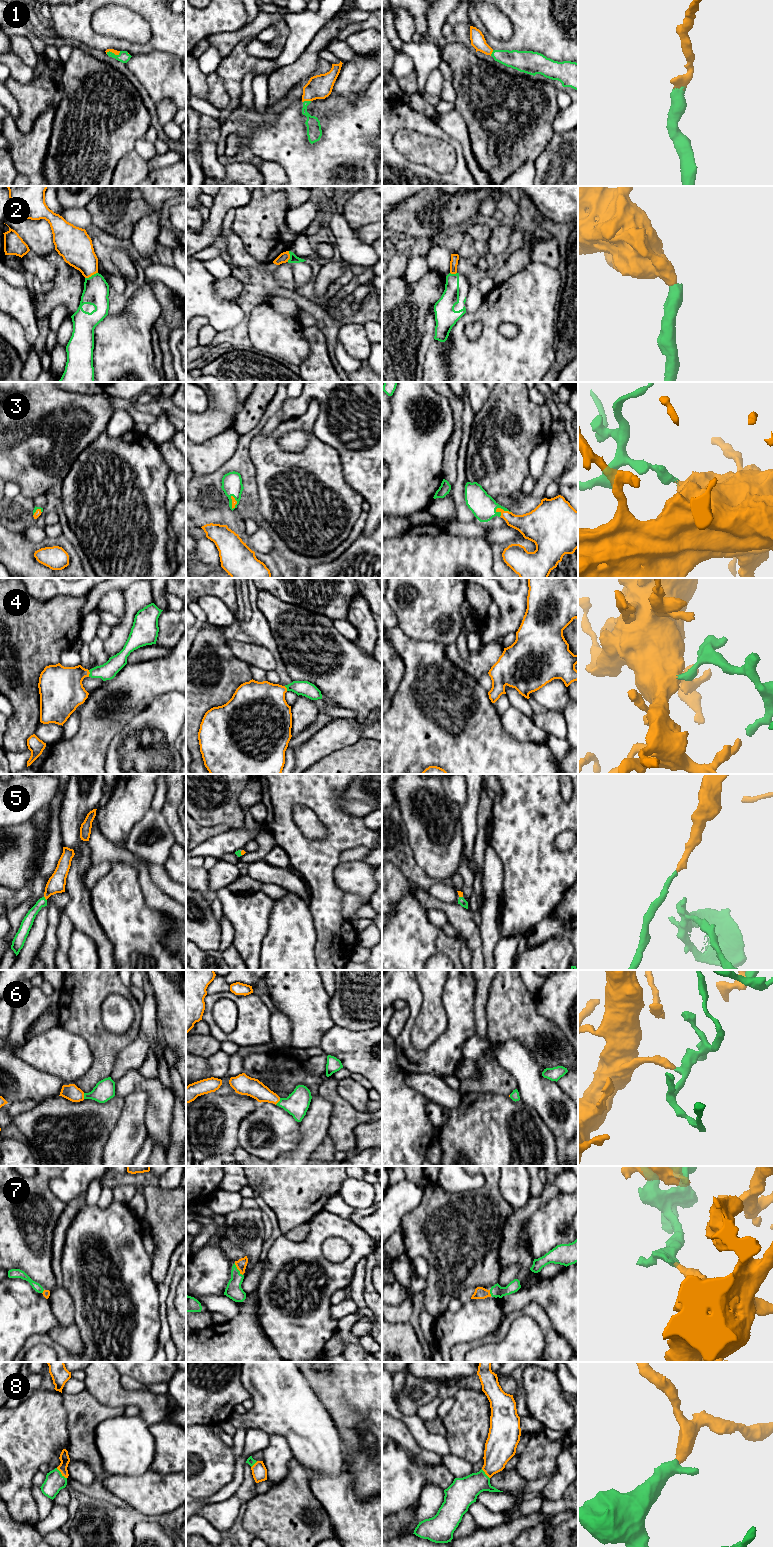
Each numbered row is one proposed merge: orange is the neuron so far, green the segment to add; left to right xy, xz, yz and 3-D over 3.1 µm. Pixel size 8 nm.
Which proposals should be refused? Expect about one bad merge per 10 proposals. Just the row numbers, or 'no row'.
2

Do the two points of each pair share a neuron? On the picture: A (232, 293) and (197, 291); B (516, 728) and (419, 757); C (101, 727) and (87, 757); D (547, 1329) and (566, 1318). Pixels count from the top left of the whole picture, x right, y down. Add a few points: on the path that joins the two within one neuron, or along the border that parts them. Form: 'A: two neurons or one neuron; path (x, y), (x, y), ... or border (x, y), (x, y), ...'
A: two neurons; border (214, 282), (214, 288), (221, 297), (235, 301)
B: two neurons; border (500, 716), (507, 733), (527, 740)
C: one neuron; path (95, 734), (87, 750)
D: two neurons; border (540, 1306), (552, 1327), (567, 1341)

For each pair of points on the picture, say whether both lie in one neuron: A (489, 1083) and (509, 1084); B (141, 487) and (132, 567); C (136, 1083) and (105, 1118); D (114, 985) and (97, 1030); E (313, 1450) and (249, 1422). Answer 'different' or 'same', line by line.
A: same
B: same
C: different
D: same
E: same

